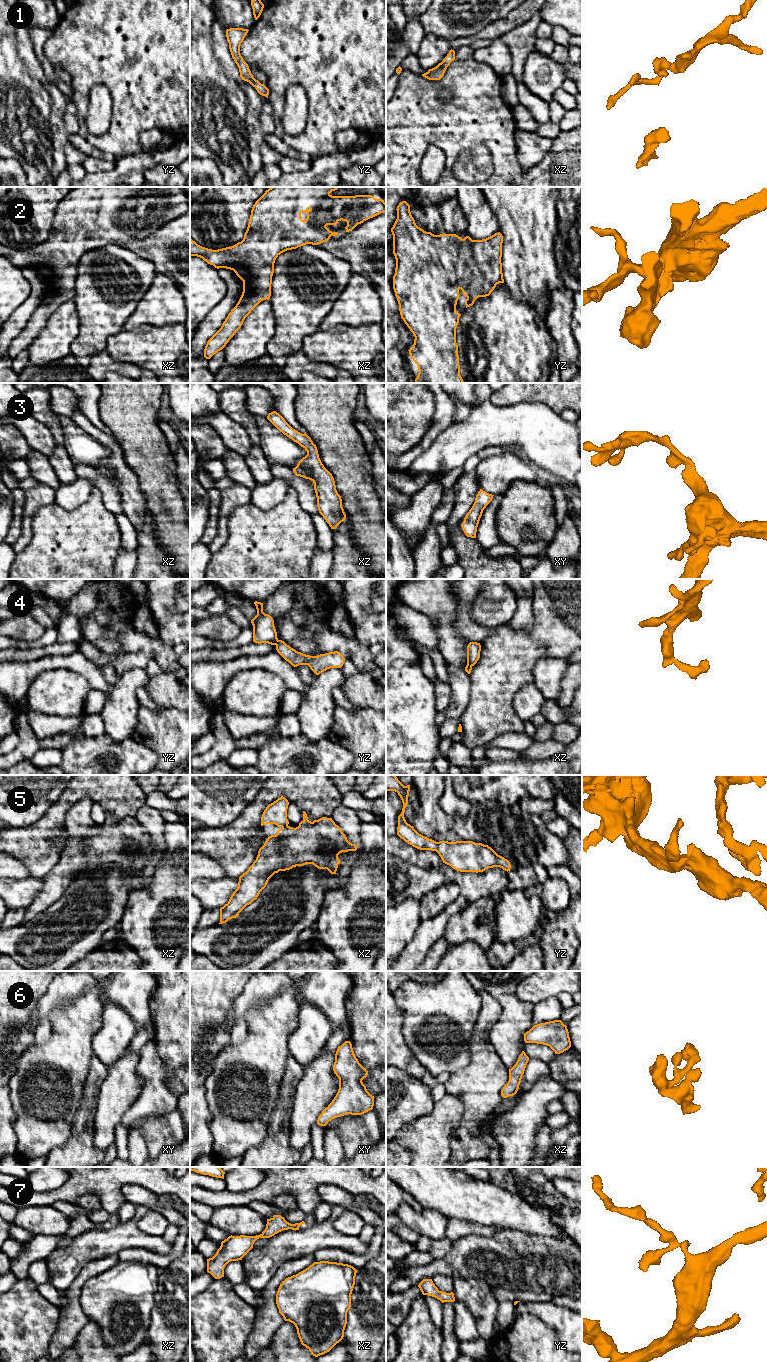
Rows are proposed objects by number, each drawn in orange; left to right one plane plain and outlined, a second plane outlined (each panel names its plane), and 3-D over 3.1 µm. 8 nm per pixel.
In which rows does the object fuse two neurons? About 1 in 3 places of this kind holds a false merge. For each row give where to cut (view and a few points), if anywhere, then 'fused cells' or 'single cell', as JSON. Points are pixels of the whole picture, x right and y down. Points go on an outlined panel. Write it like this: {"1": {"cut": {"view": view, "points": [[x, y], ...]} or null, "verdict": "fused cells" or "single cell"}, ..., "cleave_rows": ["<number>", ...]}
{"1": {"cut": null, "verdict": "single cell"}, "2": {"cut": null, "verdict": "single cell"}, "3": {"cut": null, "verdict": "single cell"}, "4": {"cut": {"view": "yz", "points": [[278, 640], [274, 644]]}, "verdict": "fused cells"}, "5": {"cut": null, "verdict": "single cell"}, "6": {"cut": null, "verdict": "single cell"}, "7": {"cut": null, "verdict": "single cell"}, "cleave_rows": ["4"]}

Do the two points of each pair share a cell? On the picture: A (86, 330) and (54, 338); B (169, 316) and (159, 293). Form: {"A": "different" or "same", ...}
{"A": "different", "B": "same"}

